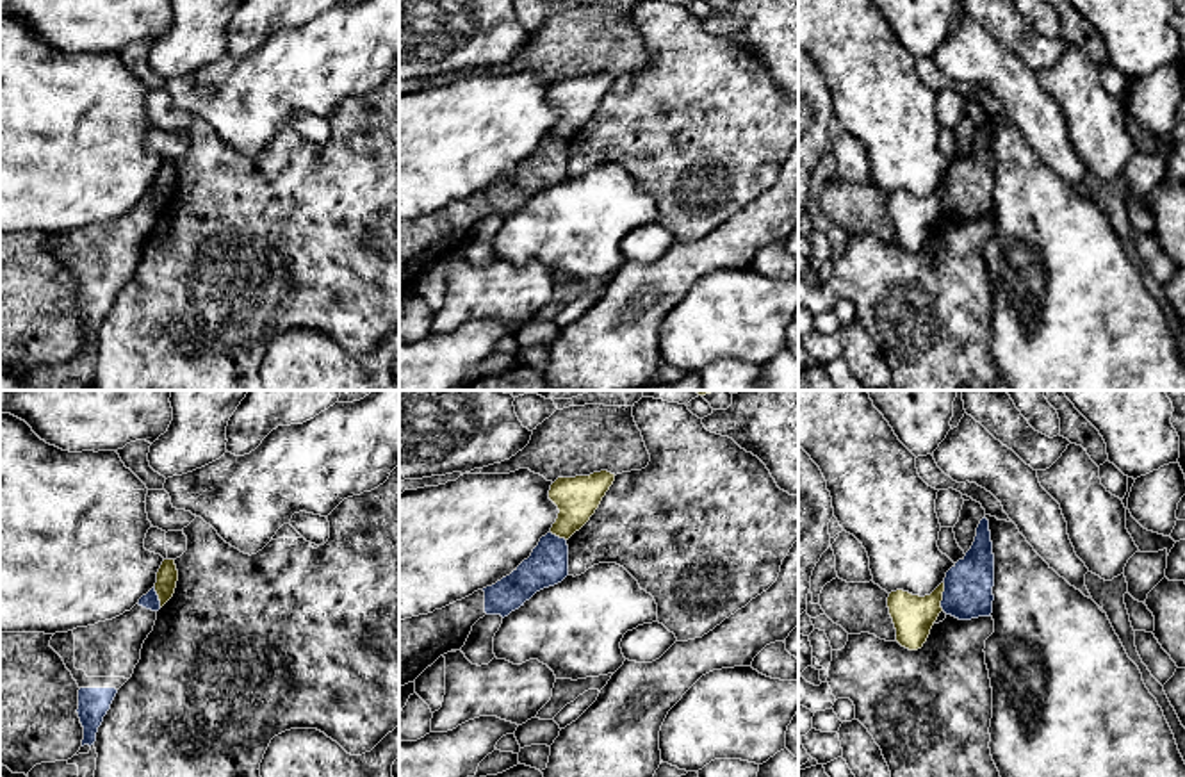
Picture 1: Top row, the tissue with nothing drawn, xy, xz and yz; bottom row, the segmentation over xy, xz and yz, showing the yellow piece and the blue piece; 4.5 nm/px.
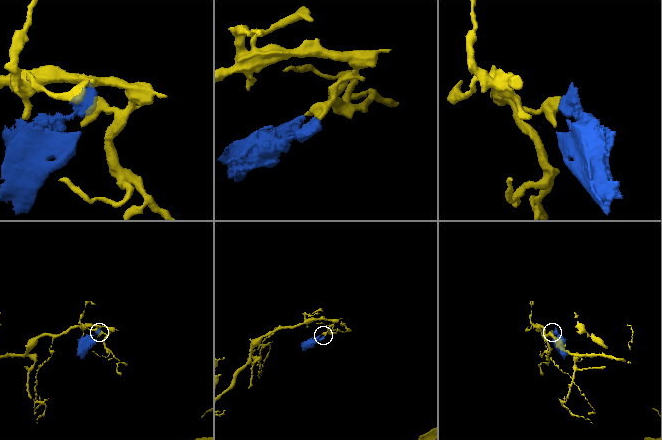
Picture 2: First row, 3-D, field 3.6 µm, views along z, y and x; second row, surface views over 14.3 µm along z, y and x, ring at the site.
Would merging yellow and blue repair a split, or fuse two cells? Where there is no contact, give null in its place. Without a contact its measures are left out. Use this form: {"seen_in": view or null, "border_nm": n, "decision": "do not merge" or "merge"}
{"seen_in": "yz", "border_nm": 130, "decision": "do not merge"}

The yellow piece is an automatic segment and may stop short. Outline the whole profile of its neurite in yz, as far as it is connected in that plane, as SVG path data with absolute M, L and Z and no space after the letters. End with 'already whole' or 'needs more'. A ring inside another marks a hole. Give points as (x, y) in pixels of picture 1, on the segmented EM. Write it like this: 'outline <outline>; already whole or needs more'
outline M941 583L930 595L919 597L903 590L891 592L887 597L889 615L896 629L896 642L918 650L927 642L934 622L943 611L944 583Z; already whole

